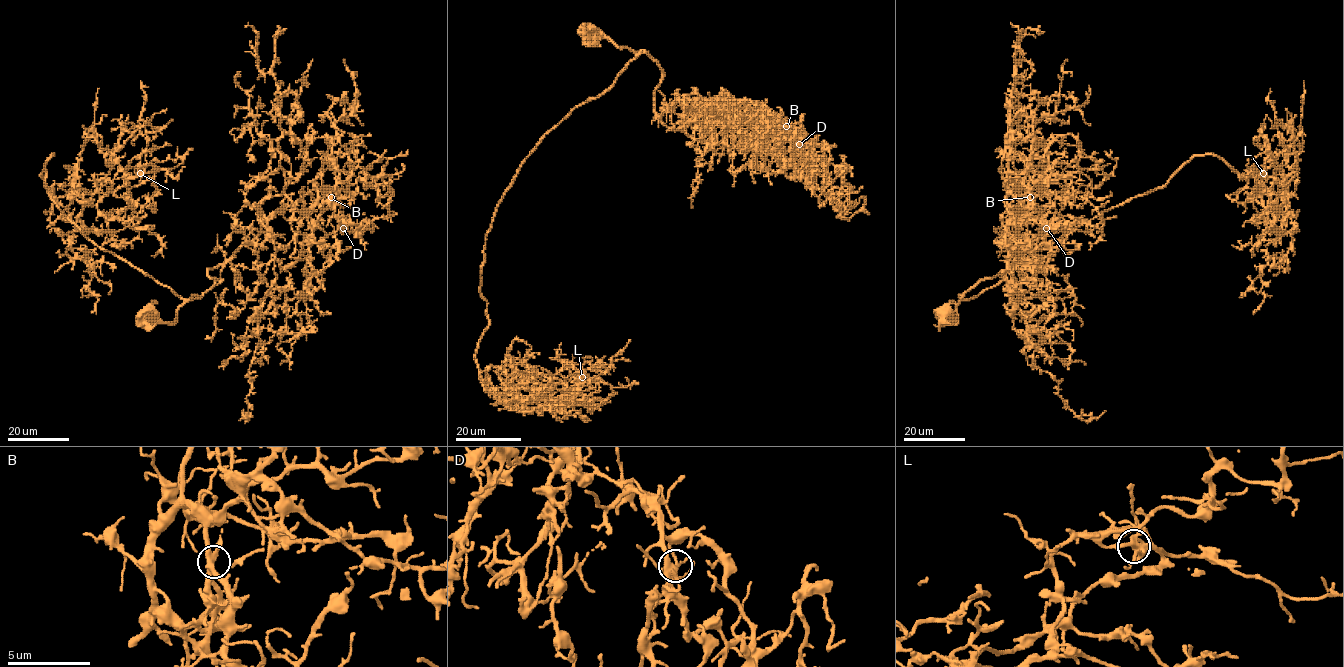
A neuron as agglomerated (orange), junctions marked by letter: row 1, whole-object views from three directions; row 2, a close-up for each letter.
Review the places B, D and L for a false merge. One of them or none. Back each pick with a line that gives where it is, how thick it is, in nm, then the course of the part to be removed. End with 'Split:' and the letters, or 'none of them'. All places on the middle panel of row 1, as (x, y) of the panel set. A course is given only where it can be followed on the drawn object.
B: at (786, 126); 400 nm thick; foreign part runs (786, 127), (764, 107), (762, 110)
Split: B

